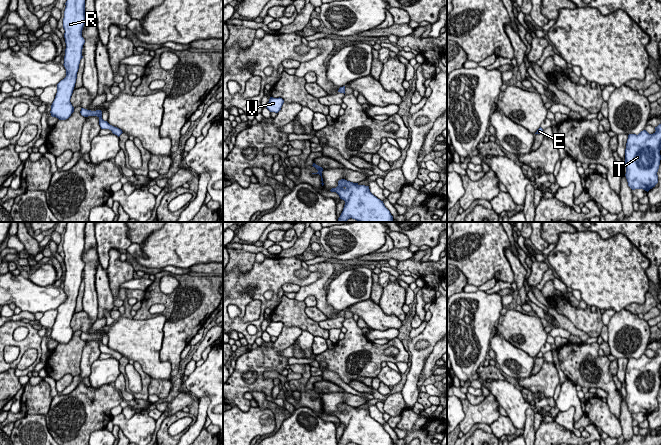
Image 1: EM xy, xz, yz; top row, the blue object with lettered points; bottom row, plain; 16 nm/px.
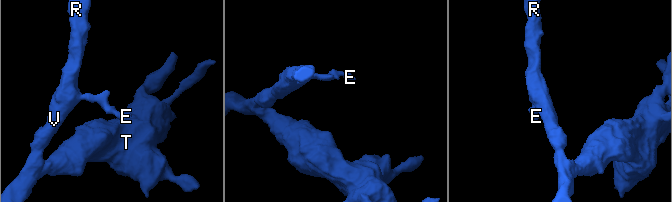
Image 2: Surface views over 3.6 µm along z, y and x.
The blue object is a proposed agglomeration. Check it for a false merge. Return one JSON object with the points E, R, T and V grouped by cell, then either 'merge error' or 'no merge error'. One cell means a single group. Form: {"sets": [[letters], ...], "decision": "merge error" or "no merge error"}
{"sets": [["E", "R", "T", "V"]], "decision": "no merge error"}

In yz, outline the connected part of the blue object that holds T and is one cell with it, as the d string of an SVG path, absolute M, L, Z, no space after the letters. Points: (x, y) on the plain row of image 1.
M661 348L655 351L655 356L649 358L646 354L638 359L629 358L625 373L626 403L628 410L632 413L643 413L649 415L658 407L658 393L661 379Z

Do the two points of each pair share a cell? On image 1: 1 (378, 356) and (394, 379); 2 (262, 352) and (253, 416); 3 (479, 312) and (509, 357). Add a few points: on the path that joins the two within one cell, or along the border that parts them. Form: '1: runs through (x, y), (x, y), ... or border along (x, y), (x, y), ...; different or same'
1: border along (381, 367), (376, 376); different
2: border along (233, 406), (243, 411), (250, 407); different
3: border along (492, 334), (489, 340), (489, 347); different

